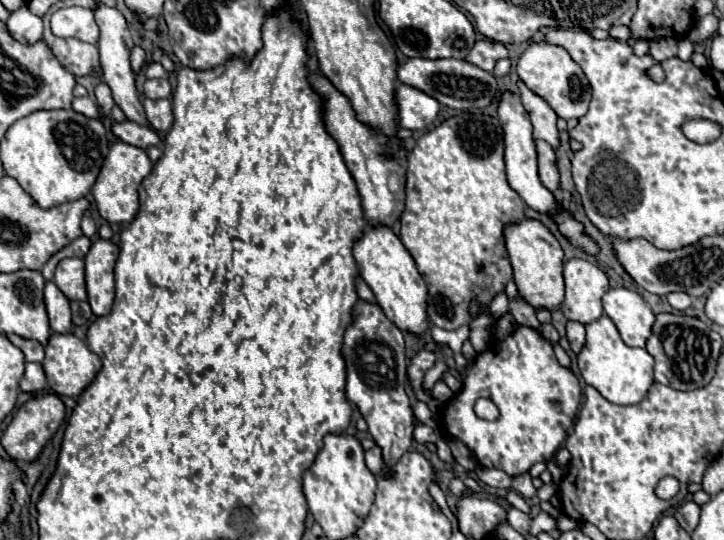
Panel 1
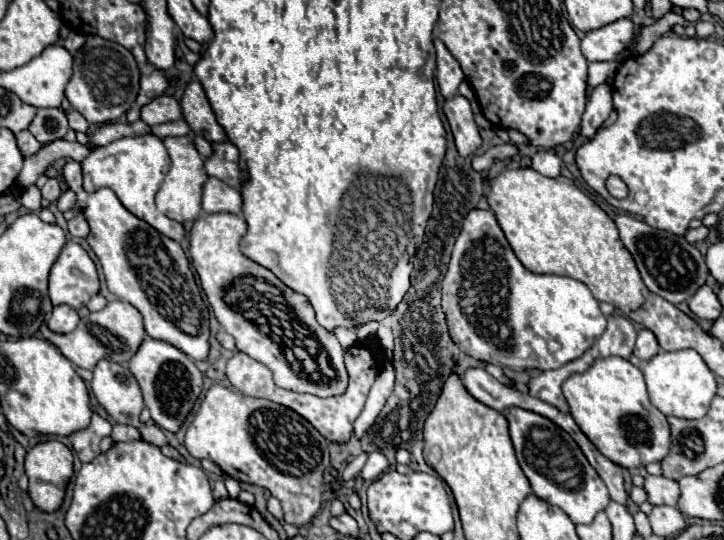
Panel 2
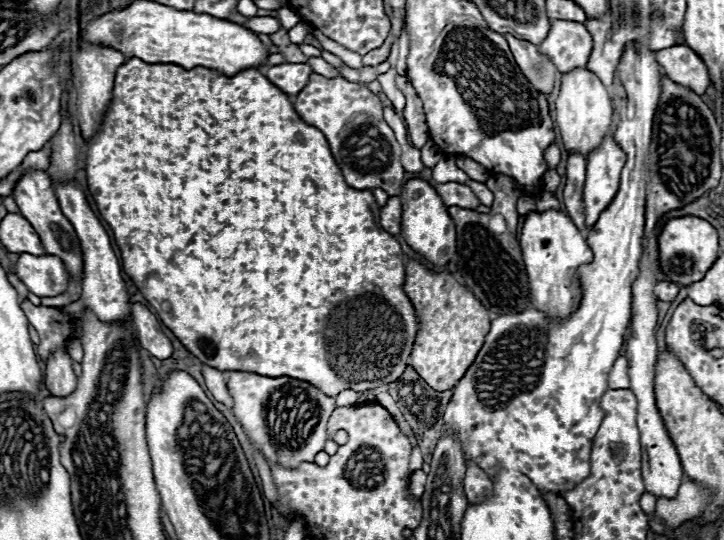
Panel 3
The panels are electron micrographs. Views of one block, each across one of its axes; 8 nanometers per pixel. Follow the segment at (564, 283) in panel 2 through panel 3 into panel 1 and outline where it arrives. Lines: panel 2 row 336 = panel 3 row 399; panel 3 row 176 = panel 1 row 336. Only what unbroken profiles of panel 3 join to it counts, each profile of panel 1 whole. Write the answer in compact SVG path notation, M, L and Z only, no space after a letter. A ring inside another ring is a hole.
M626 288L608 290L604 294L604 312L616 324L628 346L644 348L648 336L652 334L654 312L636 292Z

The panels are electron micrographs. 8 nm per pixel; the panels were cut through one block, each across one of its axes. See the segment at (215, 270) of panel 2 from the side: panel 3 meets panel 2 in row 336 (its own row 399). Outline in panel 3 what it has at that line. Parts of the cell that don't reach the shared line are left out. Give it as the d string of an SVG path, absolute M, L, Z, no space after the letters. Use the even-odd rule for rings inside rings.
M230 372L228 390L234 398L234 416L250 440L262 448L270 464L296 468L300 462L314 462L314 456L322 452L328 440L326 424L336 408L336 398L324 396L320 388L304 380L268 378L252 372Z

